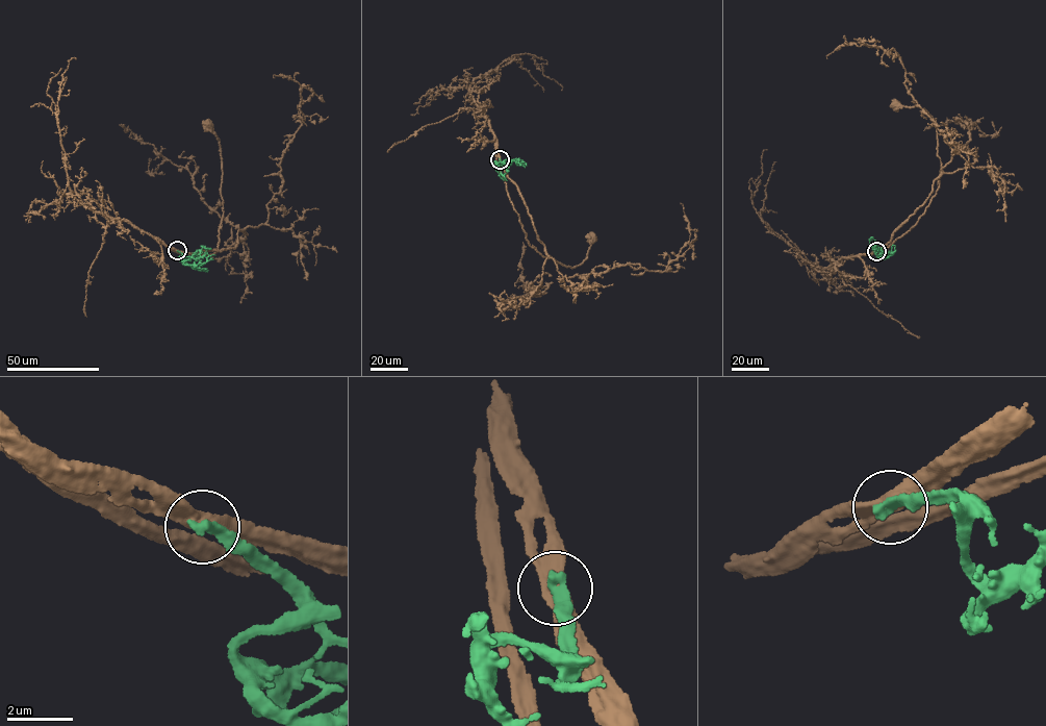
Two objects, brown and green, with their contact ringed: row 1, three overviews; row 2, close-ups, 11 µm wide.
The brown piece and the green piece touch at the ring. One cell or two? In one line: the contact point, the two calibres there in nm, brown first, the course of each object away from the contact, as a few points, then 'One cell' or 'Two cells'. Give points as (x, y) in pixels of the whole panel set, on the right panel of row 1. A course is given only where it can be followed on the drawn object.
Place: (876, 251). Thickness 420 nm (brown) against 360 nm. Course of brown: (876, 251), (862, 254), (889, 247), (916, 224), (938, 189), (940, 171), (935, 119), (917, 105), (895, 104). Course of green: (876, 251), (888, 254), (885, 258), (878, 257), (874, 252), (875, 240). Two cells

